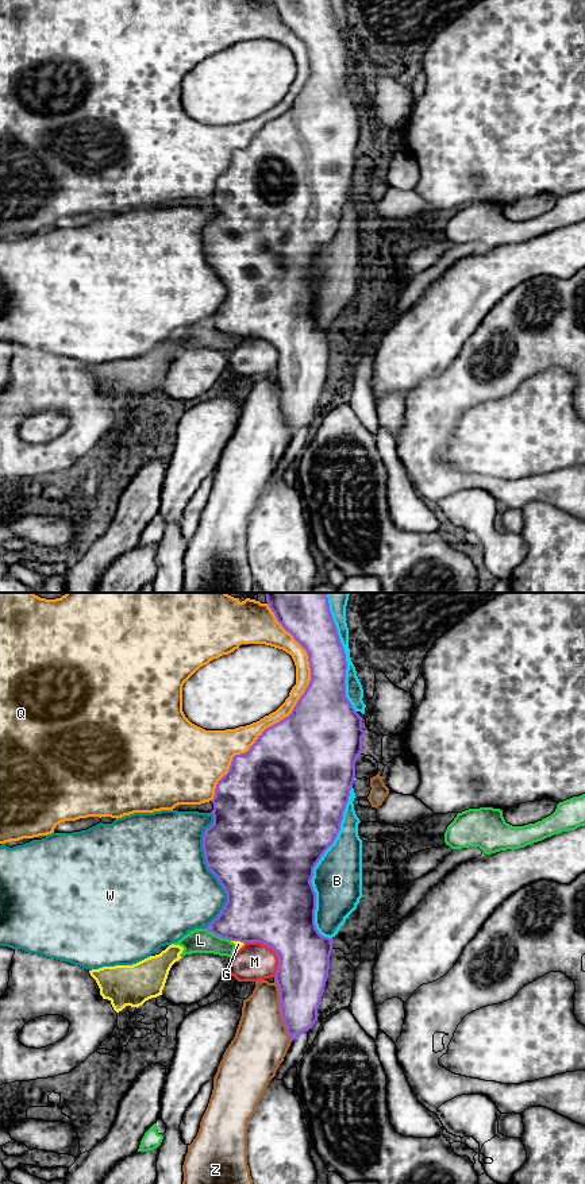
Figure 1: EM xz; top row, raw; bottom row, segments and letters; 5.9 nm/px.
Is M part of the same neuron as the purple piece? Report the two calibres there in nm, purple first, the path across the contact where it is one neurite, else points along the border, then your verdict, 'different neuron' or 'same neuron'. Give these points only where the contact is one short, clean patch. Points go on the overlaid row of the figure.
calibres 460 and 220 nm; different neuron

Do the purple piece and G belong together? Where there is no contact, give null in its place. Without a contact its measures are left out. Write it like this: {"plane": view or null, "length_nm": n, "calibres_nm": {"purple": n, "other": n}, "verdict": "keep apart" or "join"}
{"plane": "xz", "length_nm": 80, "calibres_nm": {"purple": 440, "other": 50}, "verdict": "keep apart"}

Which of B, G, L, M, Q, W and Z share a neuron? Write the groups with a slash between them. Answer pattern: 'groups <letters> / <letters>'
groups B G / L / M / Q / W / Z

